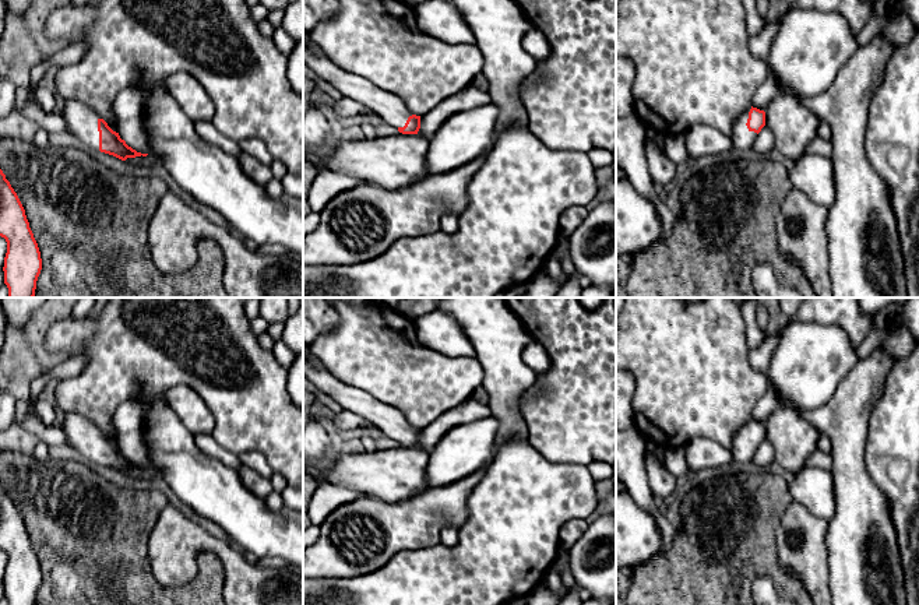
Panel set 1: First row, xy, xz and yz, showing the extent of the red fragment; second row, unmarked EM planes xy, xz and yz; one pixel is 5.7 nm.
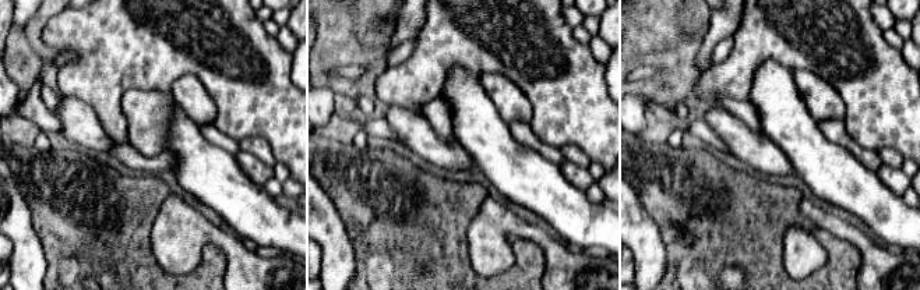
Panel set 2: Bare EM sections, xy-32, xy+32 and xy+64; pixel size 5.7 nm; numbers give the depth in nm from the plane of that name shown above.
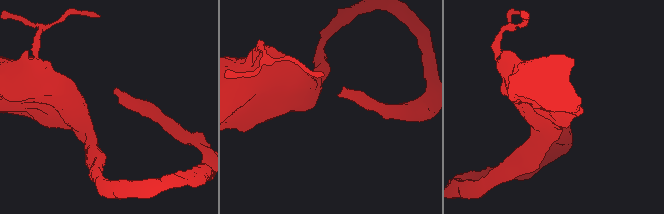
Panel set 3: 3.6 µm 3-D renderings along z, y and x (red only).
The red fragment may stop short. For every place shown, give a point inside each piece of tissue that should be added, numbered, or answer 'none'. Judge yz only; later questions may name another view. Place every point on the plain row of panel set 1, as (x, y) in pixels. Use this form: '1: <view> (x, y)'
1: yz (689, 356)

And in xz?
1: xz (375, 366)

